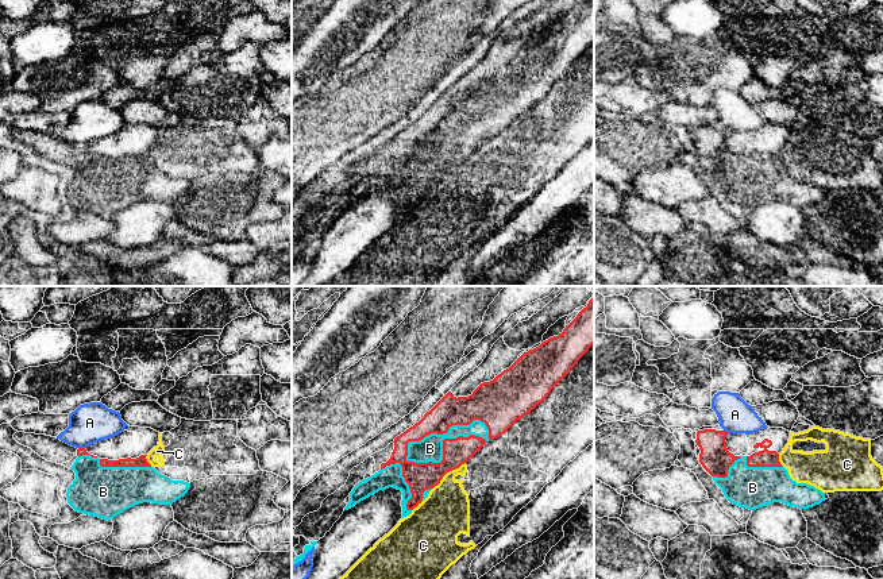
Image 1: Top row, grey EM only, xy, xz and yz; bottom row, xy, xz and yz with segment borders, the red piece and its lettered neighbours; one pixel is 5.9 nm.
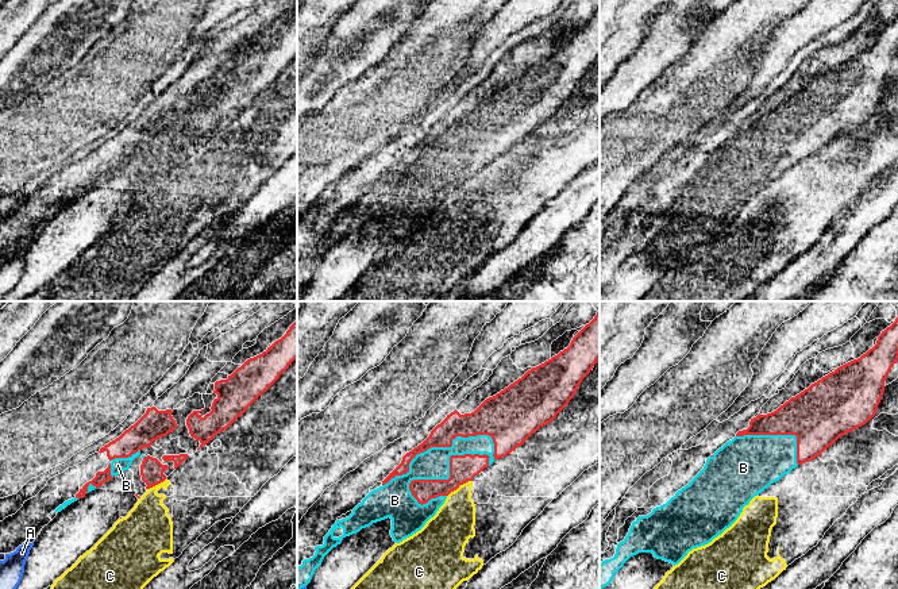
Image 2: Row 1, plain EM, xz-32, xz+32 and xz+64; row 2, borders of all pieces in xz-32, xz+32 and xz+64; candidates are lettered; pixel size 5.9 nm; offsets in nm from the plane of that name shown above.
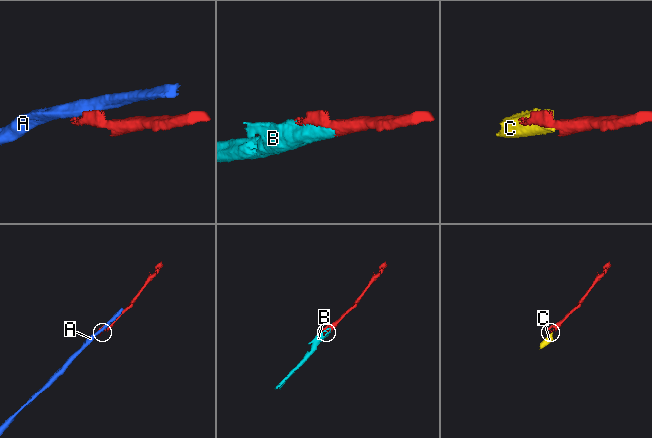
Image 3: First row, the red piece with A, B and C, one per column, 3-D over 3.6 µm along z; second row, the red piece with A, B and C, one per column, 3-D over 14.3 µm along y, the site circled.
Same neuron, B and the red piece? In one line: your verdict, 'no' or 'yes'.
yes

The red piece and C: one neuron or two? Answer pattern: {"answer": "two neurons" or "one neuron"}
{"answer": "two neurons"}

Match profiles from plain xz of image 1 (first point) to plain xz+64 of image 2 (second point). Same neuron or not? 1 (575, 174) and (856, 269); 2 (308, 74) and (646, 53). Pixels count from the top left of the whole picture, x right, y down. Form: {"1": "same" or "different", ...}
{"1": "different", "2": "same"}

